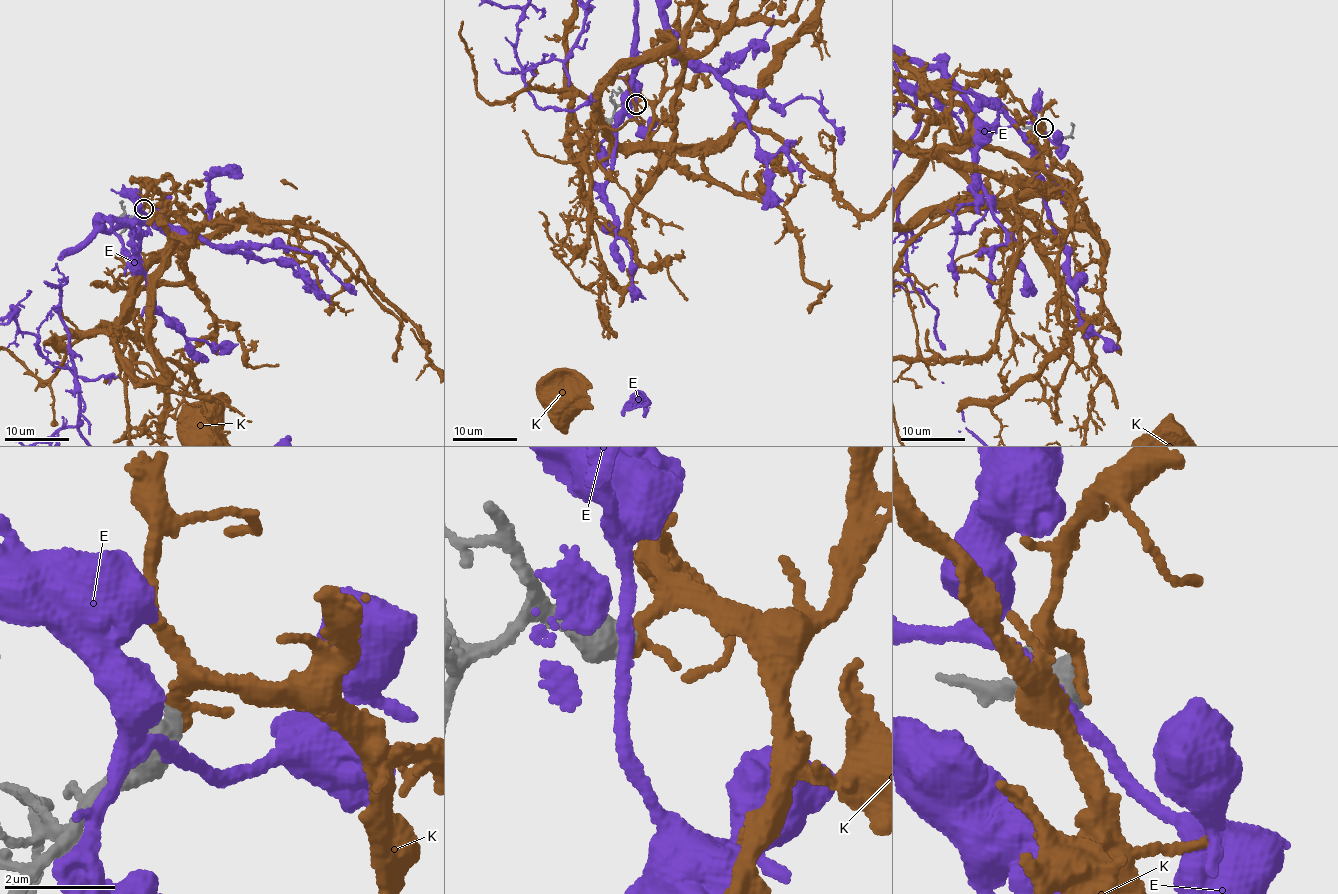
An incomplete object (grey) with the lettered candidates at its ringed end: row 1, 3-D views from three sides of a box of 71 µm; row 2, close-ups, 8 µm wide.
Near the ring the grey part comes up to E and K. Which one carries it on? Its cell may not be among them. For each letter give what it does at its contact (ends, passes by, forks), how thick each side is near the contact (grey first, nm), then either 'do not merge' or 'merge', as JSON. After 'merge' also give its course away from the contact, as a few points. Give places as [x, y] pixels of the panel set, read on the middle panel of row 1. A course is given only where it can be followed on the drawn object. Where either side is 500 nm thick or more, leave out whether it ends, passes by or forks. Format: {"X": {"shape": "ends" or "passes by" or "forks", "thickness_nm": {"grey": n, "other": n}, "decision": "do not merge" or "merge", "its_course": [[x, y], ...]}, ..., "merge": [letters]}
{"E": {"thickness_nm": {"grey": 700, "other": 240}, "decision": "do not merge"}, "K": {"thickness_nm": {"grey": 600, "other": 240}, "decision": "merge"}, "merge": ["K"]}

